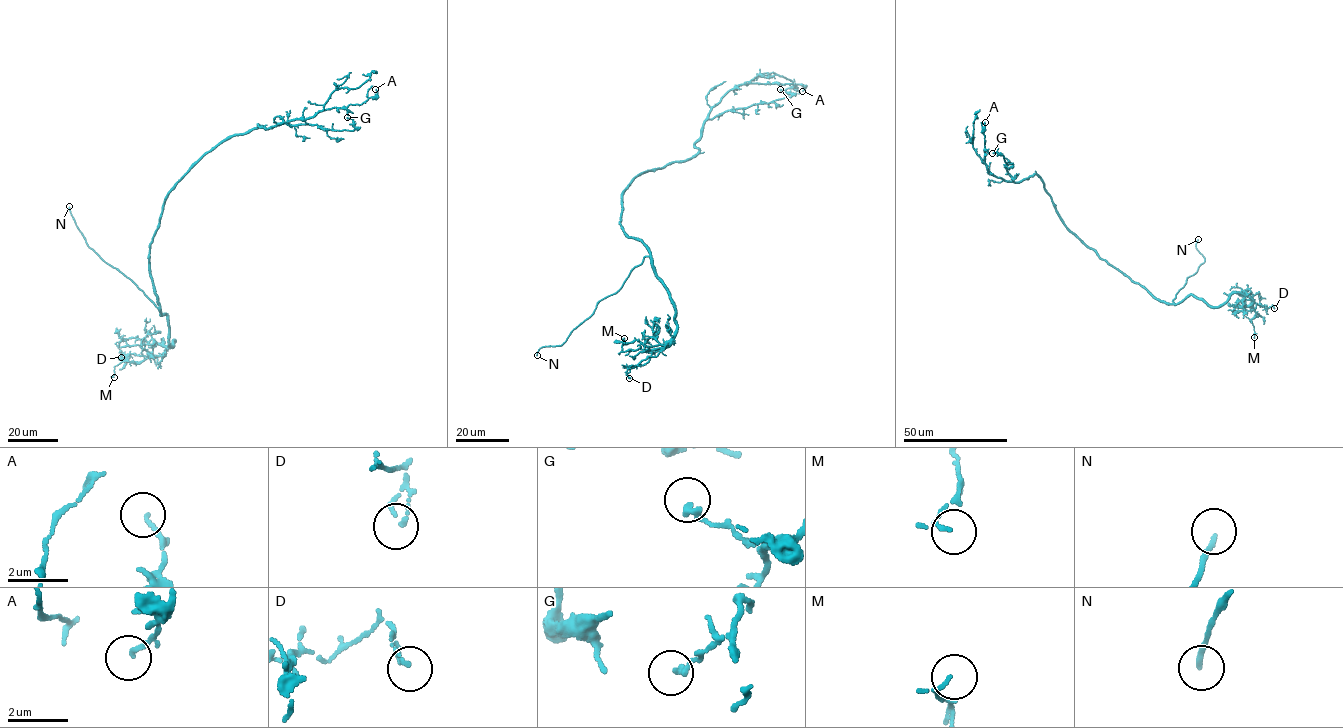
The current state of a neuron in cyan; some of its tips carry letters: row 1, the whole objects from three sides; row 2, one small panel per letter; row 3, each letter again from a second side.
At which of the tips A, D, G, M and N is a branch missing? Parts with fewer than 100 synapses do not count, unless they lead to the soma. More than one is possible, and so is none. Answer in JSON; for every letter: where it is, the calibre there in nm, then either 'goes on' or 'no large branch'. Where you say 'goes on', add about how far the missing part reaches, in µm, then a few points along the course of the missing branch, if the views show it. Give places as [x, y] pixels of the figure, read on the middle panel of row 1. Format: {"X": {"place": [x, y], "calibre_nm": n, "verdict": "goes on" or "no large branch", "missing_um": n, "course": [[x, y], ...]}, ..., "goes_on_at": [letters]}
{"A": {"place": [802, 91], "calibre_nm": 110, "verdict": "no large branch"}, "D": {"place": [629, 378], "calibre_nm": 120, "verdict": "no large branch"}, "G": {"place": [780, 89], "calibre_nm": 190, "verdict": "no large branch"}, "M": {"place": [624, 338], "calibre_nm": 70, "verdict": "no large branch"}, "N": {"place": [537, 355], "calibre_nm": 140, "verdict": "goes on", "missing_um": 6}, "goes_on_at": ["N"]}

